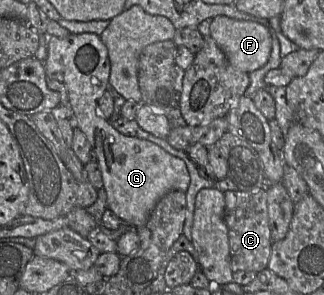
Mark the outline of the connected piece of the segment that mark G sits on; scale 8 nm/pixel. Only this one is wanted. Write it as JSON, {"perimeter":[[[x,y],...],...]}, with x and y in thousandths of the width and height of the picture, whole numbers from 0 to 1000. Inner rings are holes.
{"perimeter":[[[287,112],[219,115],[201,129],[145,122],[148,193],[136,207],[145,261],[191,278],[210,315],[210,339],[228,386],[228,427],[241,427],[281,488],[312,566],[318,634],[330,654],[330,695],[377,749],[410,773],[451,759],[491,678],[525,647],[577,651],[586,590],[571,549],[522,522],[485,488],[364,447],[336,403],[302,369],[302,346],[336,285],[340,207],[333,166],[309,122]]]}

